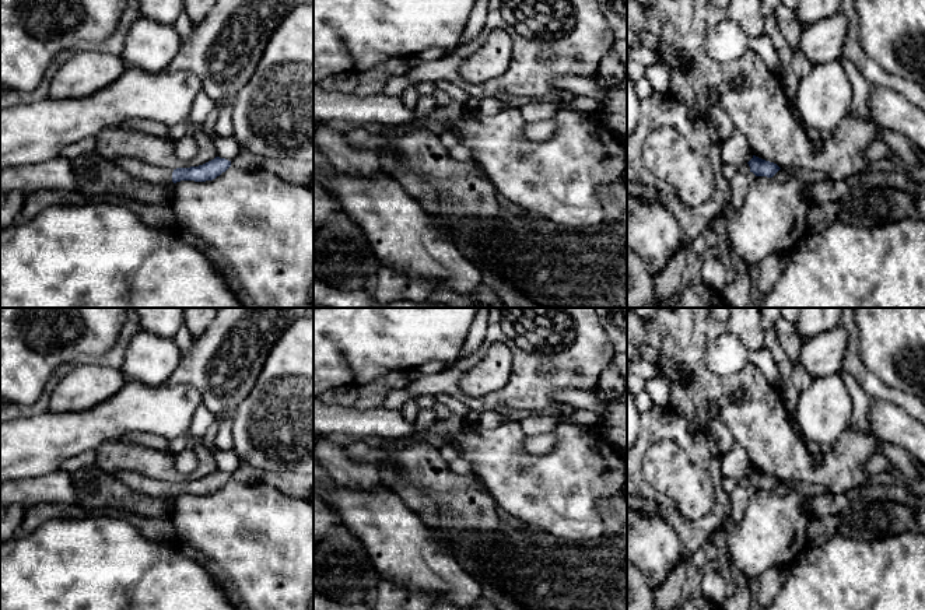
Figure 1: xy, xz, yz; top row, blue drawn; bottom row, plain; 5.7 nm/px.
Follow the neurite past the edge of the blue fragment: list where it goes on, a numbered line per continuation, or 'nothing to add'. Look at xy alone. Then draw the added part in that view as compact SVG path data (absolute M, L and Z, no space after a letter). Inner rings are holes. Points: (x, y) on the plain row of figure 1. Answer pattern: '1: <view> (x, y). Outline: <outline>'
1: xy (135, 481). Outline: M130 470L116 471L109 476L120 481L130 491L155 498L168 498L168 499L174 498L172 495L174 483L171 481L155 480Z

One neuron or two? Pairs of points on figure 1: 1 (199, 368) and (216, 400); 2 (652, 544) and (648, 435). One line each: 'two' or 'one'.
1: one
2: two

